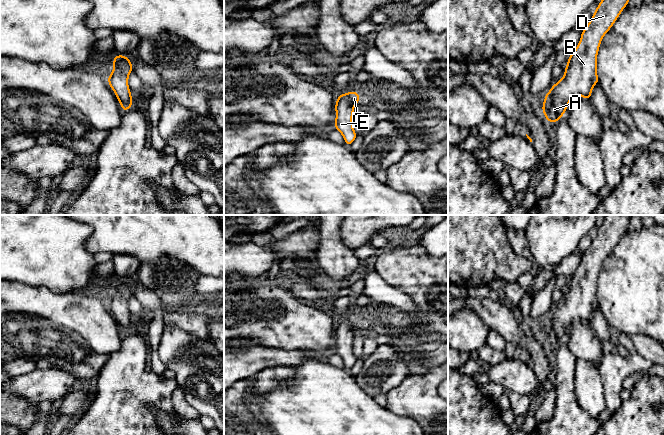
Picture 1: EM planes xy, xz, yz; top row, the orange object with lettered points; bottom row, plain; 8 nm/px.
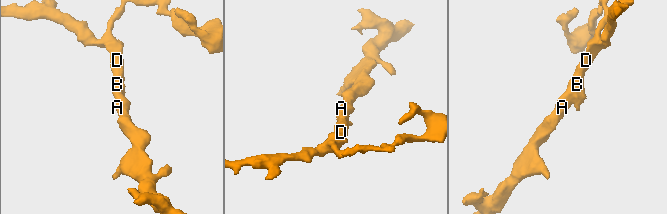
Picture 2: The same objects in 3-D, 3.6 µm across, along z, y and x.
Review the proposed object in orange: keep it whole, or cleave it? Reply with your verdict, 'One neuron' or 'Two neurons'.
One neuron

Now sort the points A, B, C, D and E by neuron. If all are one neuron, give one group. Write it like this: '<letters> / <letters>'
A B C D E

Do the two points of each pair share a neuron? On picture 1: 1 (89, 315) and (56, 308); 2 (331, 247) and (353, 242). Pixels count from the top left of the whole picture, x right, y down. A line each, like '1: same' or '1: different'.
1: same
2: different

